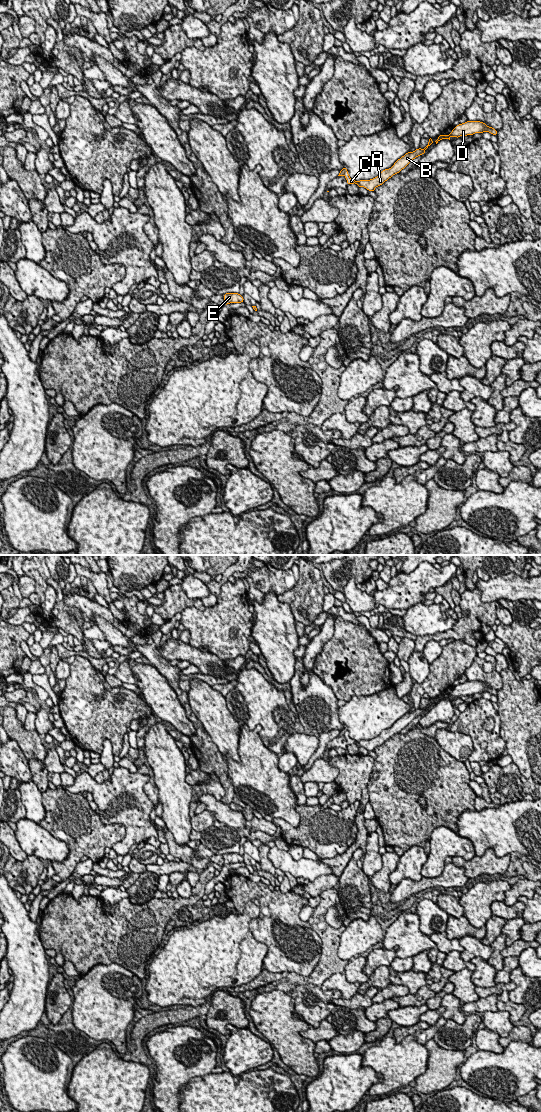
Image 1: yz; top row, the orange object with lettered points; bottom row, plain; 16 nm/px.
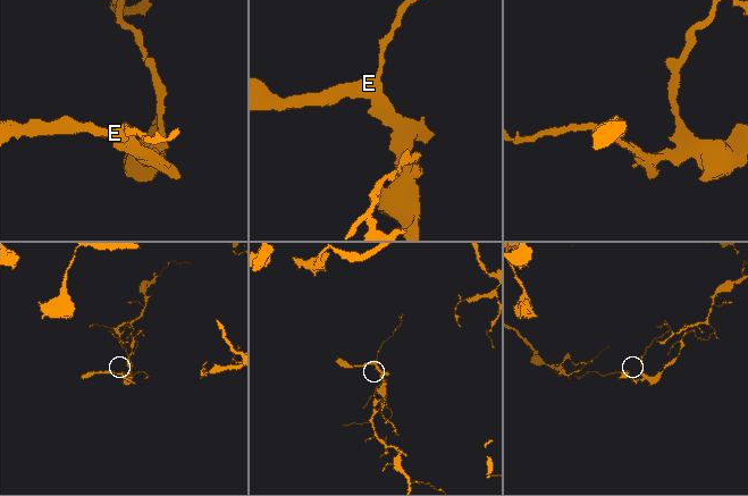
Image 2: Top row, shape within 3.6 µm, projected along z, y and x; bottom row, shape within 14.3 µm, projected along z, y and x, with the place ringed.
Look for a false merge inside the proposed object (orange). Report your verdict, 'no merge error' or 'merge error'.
merge error

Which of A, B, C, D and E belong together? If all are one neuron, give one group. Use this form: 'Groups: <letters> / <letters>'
Groups: A B C D / E

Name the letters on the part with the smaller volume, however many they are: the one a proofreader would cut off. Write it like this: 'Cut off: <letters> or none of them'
Cut off: E

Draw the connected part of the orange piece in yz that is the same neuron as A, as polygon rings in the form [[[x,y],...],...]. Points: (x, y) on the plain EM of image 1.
[[[430,698],[427,706],[424,709],[418,708],[414,712],[407,712],[404,716],[398,719],[391,728],[383,730],[377,737],[373,739],[355,741],[350,738],[348,732],[344,733],[344,736],[346,737],[348,745],[356,743],[358,747],[364,747],[368,751],[375,751],[376,747],[382,745],[393,735],[400,733],[400,731],[404,729],[413,719],[415,719],[418,716],[421,716],[422,714],[425,714],[425,710],[433,702],[434,701]]]

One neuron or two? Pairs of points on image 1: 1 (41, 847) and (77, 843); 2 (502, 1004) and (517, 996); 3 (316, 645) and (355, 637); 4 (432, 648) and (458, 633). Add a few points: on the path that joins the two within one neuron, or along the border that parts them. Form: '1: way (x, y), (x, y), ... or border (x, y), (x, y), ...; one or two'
1: border (47, 830), (68, 847), (68, 855), (61, 862); two
2: border (508, 991), (508, 998), (521, 1003), (526, 1009); two
3: border (334, 621), (334, 634), (322, 649); two
4: border (430, 639), (438, 642); two

